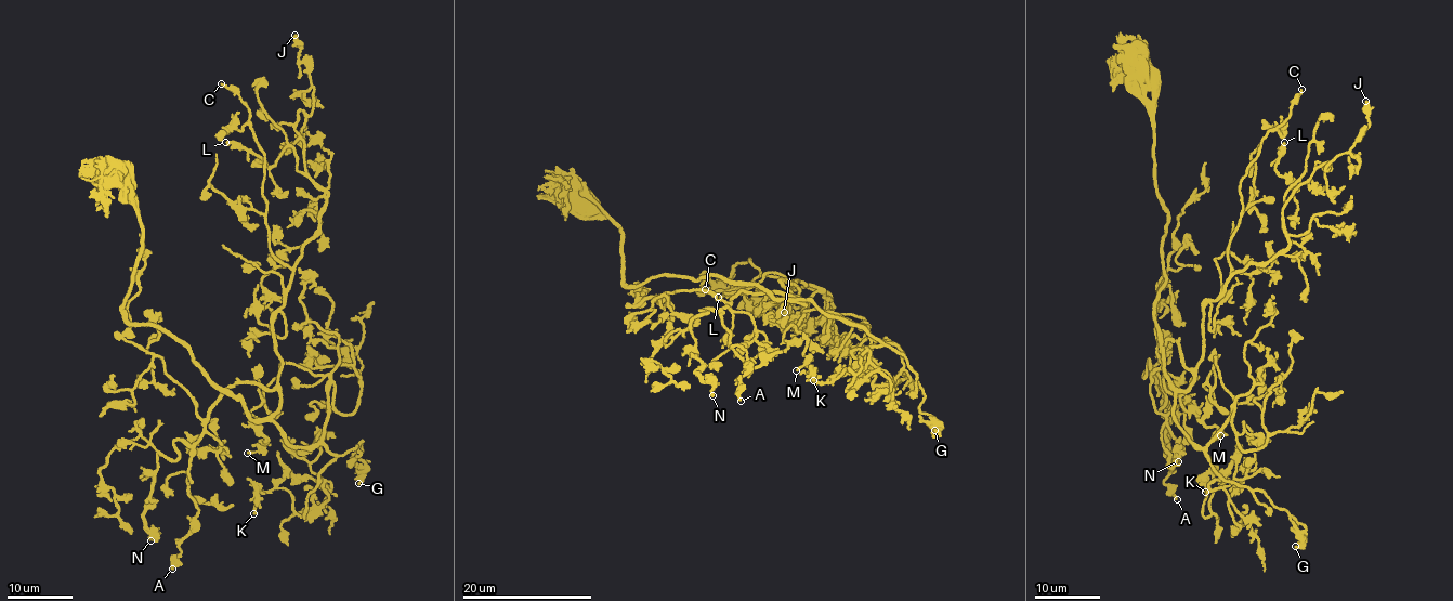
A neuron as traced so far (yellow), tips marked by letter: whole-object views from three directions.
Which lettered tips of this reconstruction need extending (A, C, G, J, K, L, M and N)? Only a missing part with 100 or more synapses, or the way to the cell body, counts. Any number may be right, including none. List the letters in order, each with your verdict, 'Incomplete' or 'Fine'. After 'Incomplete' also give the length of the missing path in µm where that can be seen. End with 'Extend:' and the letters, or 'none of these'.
A: Fine
C: Fine
G: Fine
J: Fine
K: Fine
L: Fine
M: Fine
N: Fine
Extend: none of these

